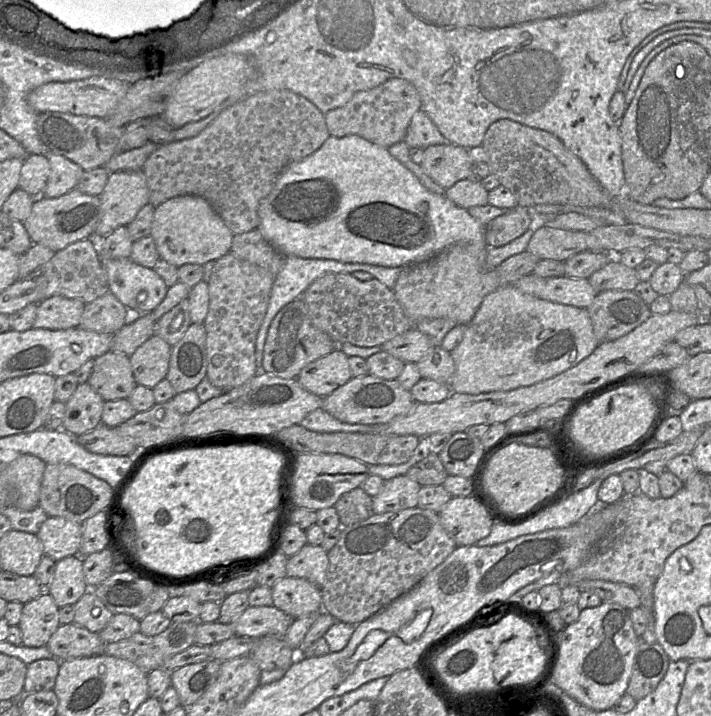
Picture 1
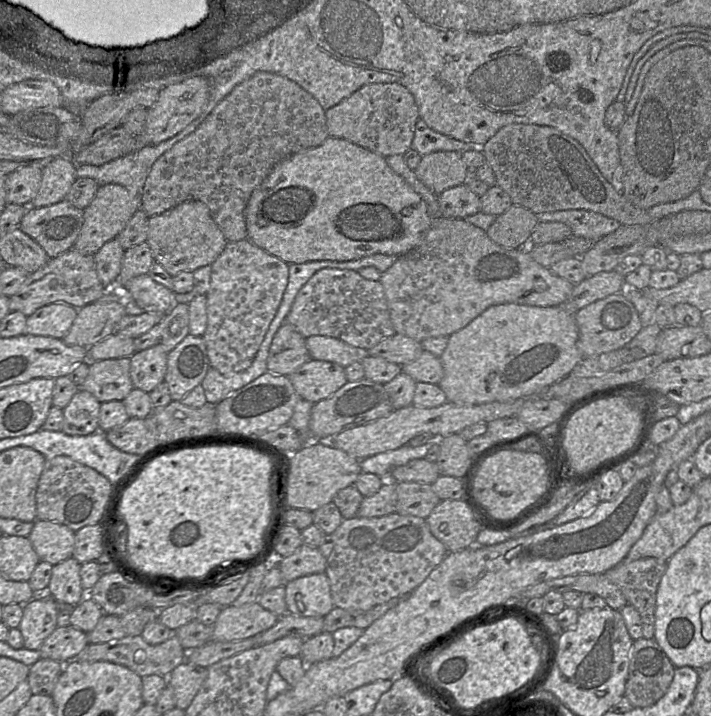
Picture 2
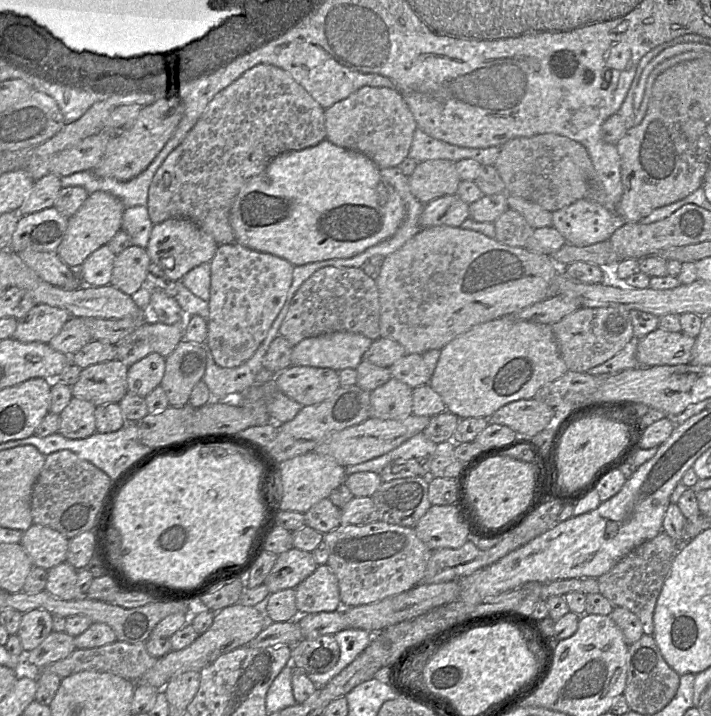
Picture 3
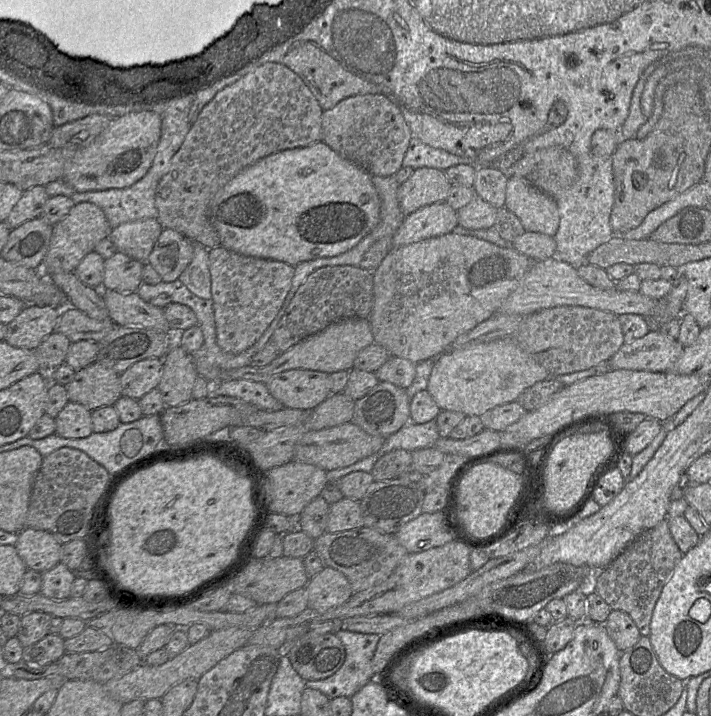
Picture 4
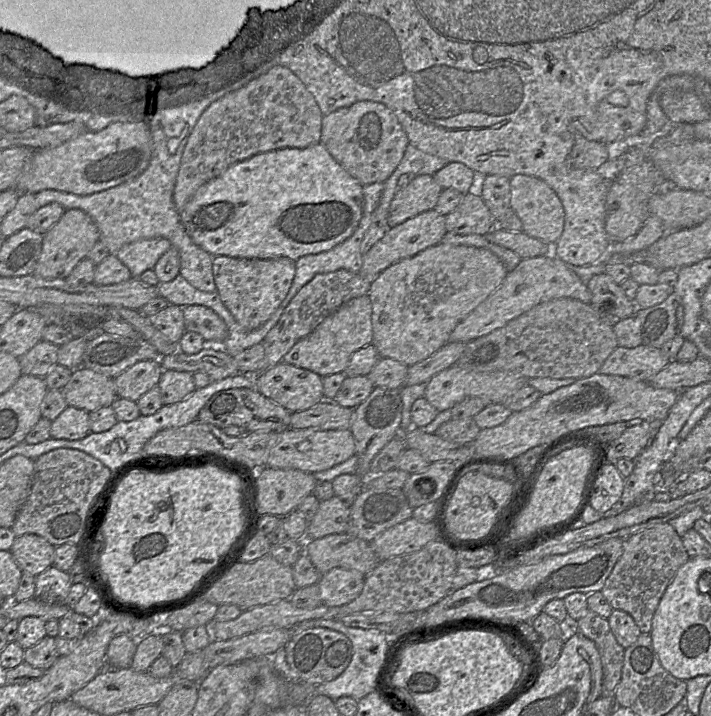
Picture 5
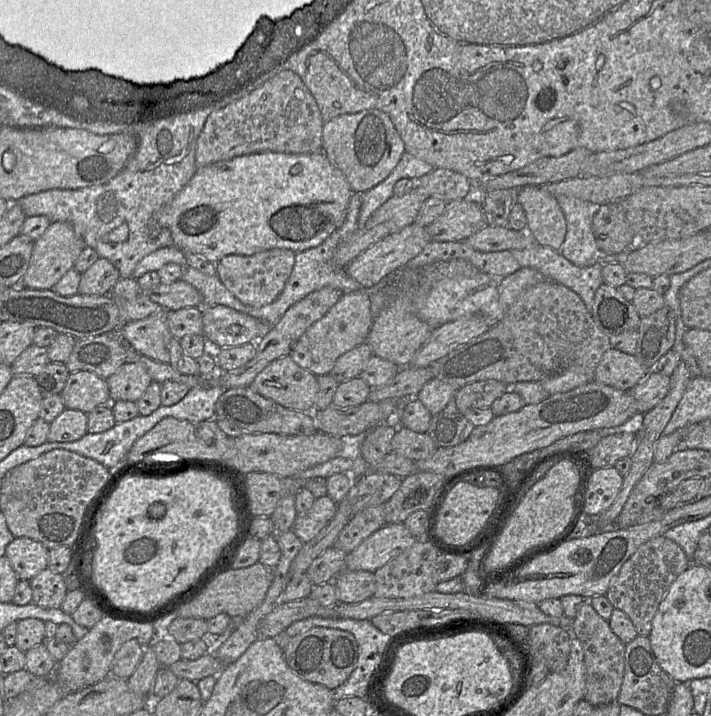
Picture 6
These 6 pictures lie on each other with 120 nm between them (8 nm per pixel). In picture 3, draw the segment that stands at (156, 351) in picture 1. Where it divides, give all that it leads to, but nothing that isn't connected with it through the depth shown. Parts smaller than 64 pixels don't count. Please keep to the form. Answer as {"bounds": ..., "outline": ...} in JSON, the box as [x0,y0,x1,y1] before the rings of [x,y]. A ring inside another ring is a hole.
{"bounds":[128,353,165,397],"outline":[[[150,353],[128,367],[128,391],[146,397],[160,385],[165,372],[165,359],[158,353]]]}

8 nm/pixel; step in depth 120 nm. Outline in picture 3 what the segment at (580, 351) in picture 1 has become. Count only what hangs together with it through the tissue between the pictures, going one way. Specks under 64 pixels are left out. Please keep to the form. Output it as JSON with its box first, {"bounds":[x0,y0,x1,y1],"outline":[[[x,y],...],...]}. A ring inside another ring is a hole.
{"bounds":[429,316,567,419],"outline":[[[502,316],[473,326],[440,349],[429,385],[440,395],[446,410],[459,419],[489,419],[499,408],[510,402],[533,398],[541,387],[560,378],[567,371],[552,325]]]}

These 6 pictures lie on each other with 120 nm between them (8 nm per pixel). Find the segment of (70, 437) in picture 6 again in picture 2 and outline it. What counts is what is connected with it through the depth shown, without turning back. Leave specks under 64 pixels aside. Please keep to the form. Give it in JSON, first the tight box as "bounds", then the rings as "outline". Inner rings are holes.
{"bounds":[62,389,101,436],"outline":[[[80,389],[63,409],[62,431],[73,436],[90,435],[99,430],[101,403],[88,391]]]}

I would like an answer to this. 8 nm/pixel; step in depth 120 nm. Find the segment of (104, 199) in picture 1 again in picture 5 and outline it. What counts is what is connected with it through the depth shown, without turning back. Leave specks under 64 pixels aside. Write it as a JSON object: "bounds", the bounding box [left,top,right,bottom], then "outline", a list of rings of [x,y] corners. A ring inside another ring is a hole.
{"bounds":[34,209,100,279],"outline":[[[69,209],[45,234],[34,274],[45,279],[65,279],[100,239],[94,220],[83,210]]]}

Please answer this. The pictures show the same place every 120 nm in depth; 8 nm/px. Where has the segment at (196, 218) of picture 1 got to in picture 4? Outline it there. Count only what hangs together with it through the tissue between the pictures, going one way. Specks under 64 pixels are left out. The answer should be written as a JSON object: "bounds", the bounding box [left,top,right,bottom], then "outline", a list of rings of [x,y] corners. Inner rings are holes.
{"bounds":[148,228,194,283],"outline":[[[164,228],[148,262],[166,283],[177,280],[194,256],[192,241],[171,228]]]}

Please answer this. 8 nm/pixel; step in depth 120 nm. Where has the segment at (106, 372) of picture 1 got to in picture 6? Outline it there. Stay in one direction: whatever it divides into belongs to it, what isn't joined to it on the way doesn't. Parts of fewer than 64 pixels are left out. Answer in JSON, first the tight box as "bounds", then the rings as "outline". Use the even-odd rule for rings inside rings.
{"bounds":[61,371,110,413],"outline":[[[90,371],[70,373],[61,392],[67,409],[90,413],[96,407],[110,403],[110,393],[106,379]]]}

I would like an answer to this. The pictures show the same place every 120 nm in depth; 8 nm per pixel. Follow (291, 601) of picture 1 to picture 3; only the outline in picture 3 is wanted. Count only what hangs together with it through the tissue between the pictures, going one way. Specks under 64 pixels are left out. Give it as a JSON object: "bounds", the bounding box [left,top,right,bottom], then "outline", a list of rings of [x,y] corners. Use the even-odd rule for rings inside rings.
{"bounds":[295,565,342,616],"outline":[[[319,565],[295,587],[298,616],[342,608],[337,577],[328,565]]]}

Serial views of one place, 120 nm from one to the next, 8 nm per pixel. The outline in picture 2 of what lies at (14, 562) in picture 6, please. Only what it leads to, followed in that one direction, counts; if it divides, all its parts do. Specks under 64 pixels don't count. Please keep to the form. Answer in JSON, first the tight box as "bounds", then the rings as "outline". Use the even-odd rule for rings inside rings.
{"bounds":[29,520,75,565],"outline":[[[35,520],[29,535],[40,561],[56,565],[73,556],[75,535],[66,525],[48,520]]]}

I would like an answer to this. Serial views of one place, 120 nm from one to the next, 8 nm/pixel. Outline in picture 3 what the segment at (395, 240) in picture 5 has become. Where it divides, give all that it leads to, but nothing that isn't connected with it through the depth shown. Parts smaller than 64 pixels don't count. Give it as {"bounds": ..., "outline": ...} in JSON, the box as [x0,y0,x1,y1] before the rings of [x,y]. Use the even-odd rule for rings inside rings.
{"bounds":[420,194,469,229],"outline":[[[457,194],[446,195],[424,205],[420,216],[420,229],[432,226],[459,227],[469,218],[469,204]]]}

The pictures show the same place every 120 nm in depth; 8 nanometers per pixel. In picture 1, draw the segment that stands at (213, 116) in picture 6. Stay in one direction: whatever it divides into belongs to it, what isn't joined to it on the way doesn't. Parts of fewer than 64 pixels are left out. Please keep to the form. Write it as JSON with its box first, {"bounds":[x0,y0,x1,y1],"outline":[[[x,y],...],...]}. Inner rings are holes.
{"bounds":[143,90,329,235],"outline":[[[274,90],[249,96],[240,102],[225,109],[210,125],[208,125],[196,137],[181,141],[159,145],[159,147],[149,156],[143,166],[149,189],[149,202],[156,208],[163,202],[184,195],[197,195],[205,198],[223,219],[227,227],[234,235],[249,232],[259,227],[259,206],[261,201],[271,192],[280,174],[290,164],[300,161],[317,151],[329,138],[325,115],[309,100],[288,90]]]}

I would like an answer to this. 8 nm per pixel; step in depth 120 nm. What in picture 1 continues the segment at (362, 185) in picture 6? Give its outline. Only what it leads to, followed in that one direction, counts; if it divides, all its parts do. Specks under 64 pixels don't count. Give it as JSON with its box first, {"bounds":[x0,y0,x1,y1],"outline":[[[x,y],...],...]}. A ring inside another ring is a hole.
{"bounds":[325,79,421,148],"outline":[[[390,79],[370,90],[356,93],[344,106],[325,114],[330,136],[358,136],[383,148],[404,141],[413,115],[421,109],[421,98],[413,84]]]}

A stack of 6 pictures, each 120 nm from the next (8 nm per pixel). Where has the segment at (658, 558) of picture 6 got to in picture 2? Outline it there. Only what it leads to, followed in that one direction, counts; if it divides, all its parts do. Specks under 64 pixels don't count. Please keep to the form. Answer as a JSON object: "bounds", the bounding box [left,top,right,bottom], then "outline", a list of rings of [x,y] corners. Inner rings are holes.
{"bounds":[605,558,666,639],"outline":[[[656,558],[622,561],[605,572],[606,577],[621,590],[627,603],[639,612],[645,639],[654,639],[656,592],[666,562]]]}

